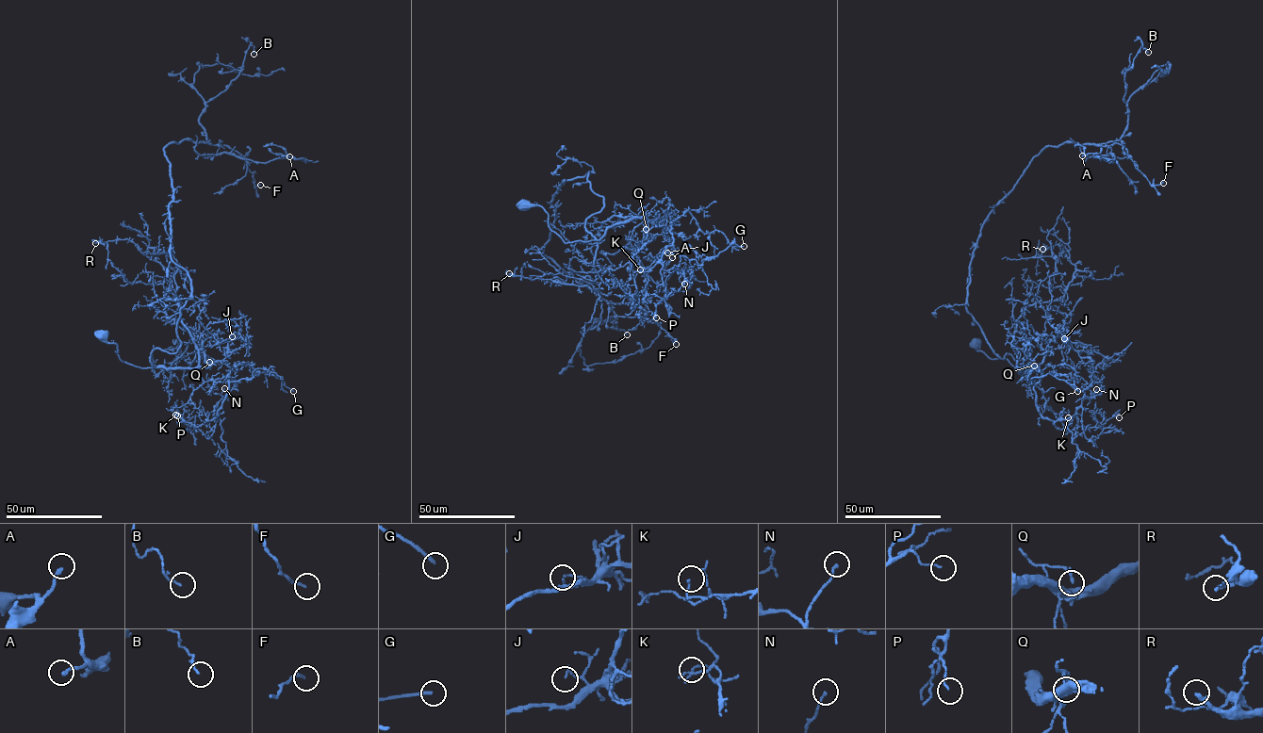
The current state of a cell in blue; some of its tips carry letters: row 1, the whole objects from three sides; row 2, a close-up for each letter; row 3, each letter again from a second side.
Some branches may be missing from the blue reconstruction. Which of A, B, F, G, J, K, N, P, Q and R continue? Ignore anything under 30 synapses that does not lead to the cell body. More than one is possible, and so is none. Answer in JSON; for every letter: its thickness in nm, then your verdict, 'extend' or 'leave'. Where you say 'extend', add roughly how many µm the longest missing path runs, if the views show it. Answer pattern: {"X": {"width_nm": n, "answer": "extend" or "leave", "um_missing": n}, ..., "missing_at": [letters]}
{"A": {"width_nm": 190, "answer": "leave"}, "B": {"width_nm": 110, "answer": "leave"}, "F": {"width_nm": 170, "answer": "leave"}, "G": {"width_nm": 160, "answer": "extend", "um_missing": 70}, "J": {"width_nm": 140, "answer": "leave"}, "K": {"width_nm": 90, "answer": "leave"}, "N": {"width_nm": 120, "answer": "leave"}, "P": {"width_nm": 90, "answer": "leave"}, "Q": {"width_nm": 160, "answer": "leave"}, "R": {"width_nm": 260, "answer": "extend", "um_missing": 25}, "missing_at": ["G", "R"]}

